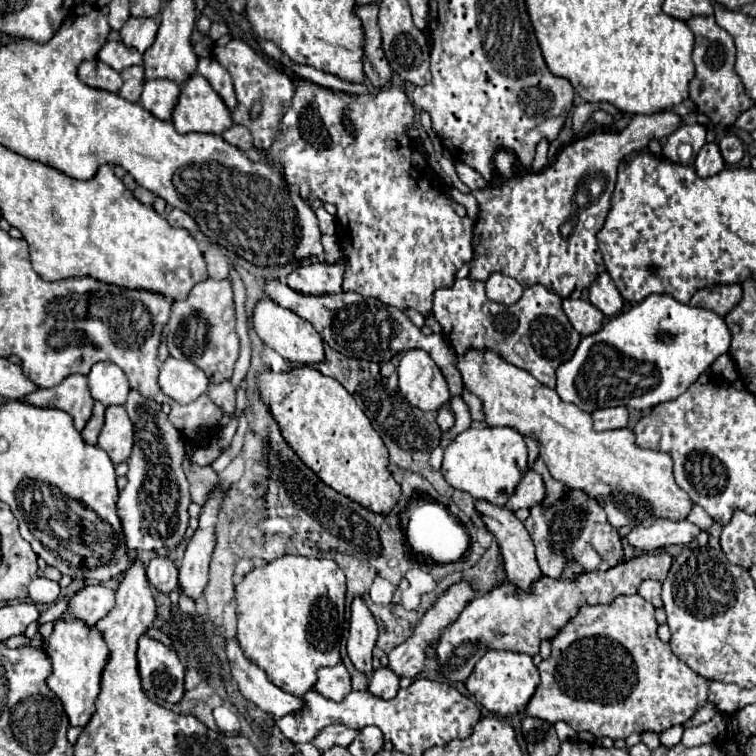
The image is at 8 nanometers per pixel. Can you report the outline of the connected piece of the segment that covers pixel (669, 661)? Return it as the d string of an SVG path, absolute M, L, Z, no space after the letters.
M640 595L618 597L610 605L584 605L564 631L552 639L550 659L538 665L542 681L526 705L526 715L548 723L566 721L574 731L590 731L596 737L610 739L626 739L632 733L644 731L662 733L672 725L684 725L706 703L708 681L674 657L670 645L662 643L656 631L654 607Z

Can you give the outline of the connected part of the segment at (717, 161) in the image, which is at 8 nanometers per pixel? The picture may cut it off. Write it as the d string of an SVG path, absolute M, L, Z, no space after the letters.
M706 143L698 151L698 155L694 159L694 167L696 167L700 177L710 177L710 175L716 175L718 171L722 171L726 167L726 163L722 159L722 153L720 153L718 145L716 143Z

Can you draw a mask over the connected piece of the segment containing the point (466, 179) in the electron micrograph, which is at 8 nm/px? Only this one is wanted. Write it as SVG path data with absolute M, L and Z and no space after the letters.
M460 161L455 162L455 171L460 180L471 190L480 190L487 187L489 183L474 169L468 167Z

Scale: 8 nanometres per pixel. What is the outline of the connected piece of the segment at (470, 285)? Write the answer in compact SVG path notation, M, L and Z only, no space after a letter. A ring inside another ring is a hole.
M466 277L466 279L456 279L454 287L440 287L434 291L432 313L436 321L442 325L442 333L456 353L466 353L470 347L492 349L498 355L502 355L504 361L532 373L540 383L554 387L558 365L574 355L582 339L580 333L570 325L560 305L562 305L562 297L558 297L554 291L548 291L542 285L534 285L524 289L520 301L508 307L490 301L486 297L482 281L472 281ZM516 343L526 345L524 355L516 353Z

